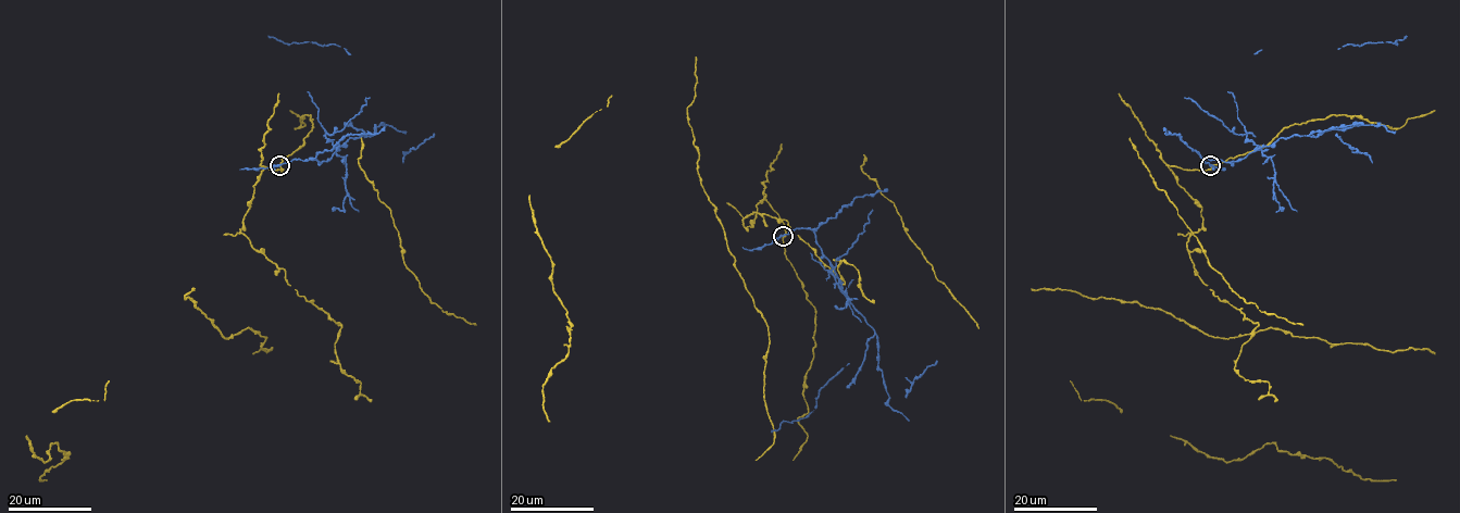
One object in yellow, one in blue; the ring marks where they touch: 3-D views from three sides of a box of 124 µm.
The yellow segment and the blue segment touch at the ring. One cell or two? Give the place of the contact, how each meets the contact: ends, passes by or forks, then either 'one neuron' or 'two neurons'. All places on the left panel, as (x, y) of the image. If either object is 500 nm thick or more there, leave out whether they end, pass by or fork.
(279, 165) | yellow passes by | blue passes by | two neurons

